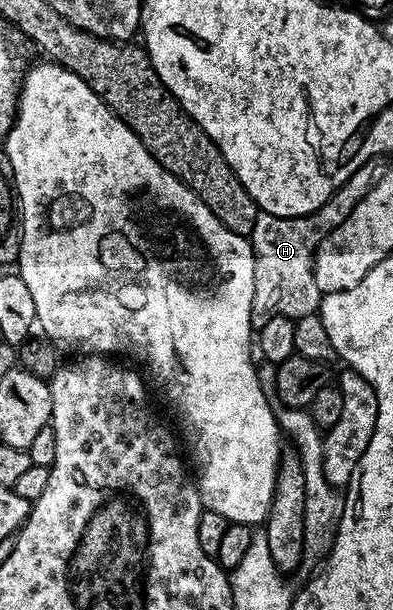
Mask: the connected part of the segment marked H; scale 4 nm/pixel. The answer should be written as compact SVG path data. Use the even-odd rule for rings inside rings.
M365 164L359 168L333 196L320 207L316 213L310 213L304 217L278 217L272 213L260 212L259 218L255 221L255 226L250 235L251 249L255 252L255 274L253 275L253 307L251 316L255 319L266 319L269 317L304 317L310 313L316 312L321 300L321 294L317 287L317 279L313 279L311 270L315 250L319 248L320 243L326 239L330 233L357 207L357 203L365 194L371 190L373 184L373 173L371 177L370 164Z

